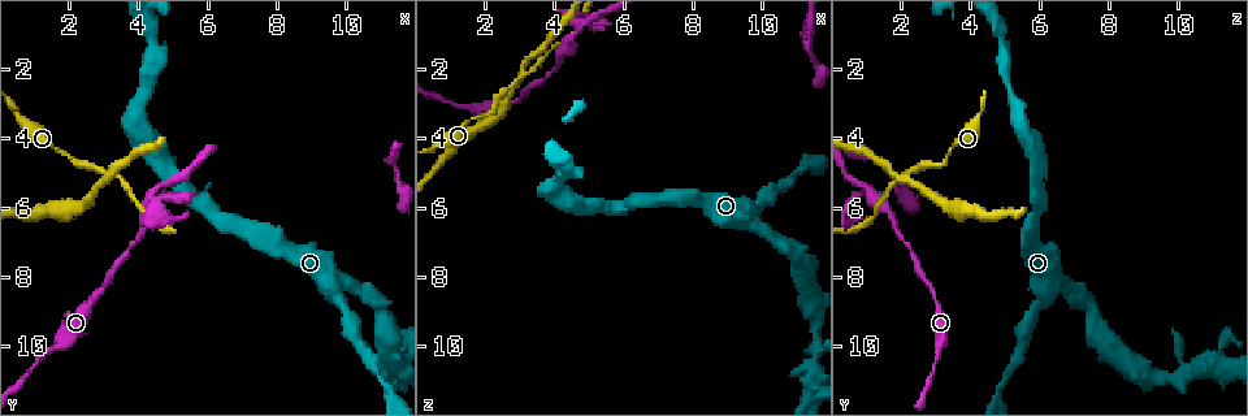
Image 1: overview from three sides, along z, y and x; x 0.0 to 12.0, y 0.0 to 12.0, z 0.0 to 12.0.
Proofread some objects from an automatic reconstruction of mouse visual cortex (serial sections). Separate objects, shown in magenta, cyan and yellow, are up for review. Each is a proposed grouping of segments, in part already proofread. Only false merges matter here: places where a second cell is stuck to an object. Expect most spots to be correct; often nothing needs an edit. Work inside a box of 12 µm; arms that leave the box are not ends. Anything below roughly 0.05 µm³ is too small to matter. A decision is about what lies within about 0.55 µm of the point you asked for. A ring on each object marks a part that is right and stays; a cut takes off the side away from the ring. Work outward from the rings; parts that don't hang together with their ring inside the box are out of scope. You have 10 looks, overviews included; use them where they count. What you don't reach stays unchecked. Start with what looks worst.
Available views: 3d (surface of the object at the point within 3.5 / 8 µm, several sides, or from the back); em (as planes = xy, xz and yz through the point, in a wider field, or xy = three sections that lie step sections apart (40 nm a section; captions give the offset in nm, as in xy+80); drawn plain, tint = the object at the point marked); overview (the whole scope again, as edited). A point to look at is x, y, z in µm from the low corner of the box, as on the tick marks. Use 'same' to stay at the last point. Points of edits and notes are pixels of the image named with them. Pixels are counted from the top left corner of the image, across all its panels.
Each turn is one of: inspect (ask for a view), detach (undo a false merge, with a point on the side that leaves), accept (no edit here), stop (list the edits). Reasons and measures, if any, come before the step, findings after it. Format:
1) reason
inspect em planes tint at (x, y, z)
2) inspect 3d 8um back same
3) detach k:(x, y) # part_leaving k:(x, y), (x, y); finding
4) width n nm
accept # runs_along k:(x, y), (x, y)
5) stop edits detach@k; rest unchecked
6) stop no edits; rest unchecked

looks like a crossing
inspect 3d 3.5um at (3.1, 5.1, 2.2)

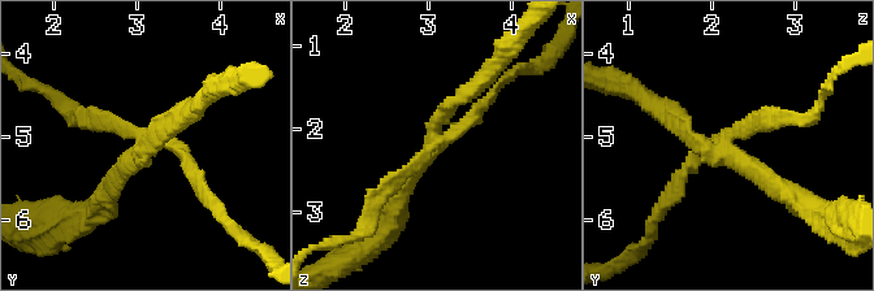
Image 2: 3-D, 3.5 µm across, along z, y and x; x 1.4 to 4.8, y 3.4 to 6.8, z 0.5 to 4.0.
arms 4; arm_widths 150, 200, 200, 200 nm
inspect em planes tint at (3.10, 5.15, 2.20)

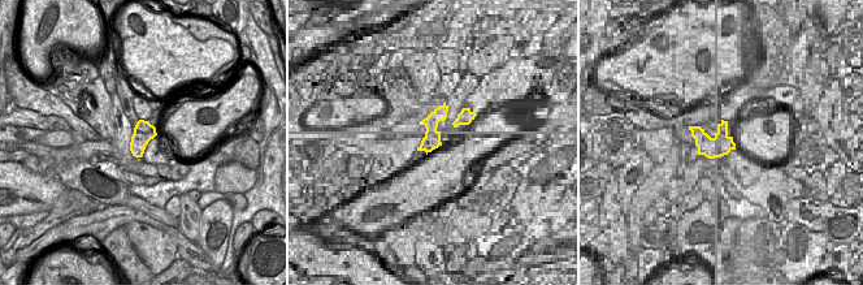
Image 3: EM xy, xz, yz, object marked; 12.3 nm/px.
detach 2:(459, 98) # part_leaving 2:(726, 142), (743, 166), (813, 209); two cells meet here

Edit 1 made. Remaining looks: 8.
redraw
inspect overview

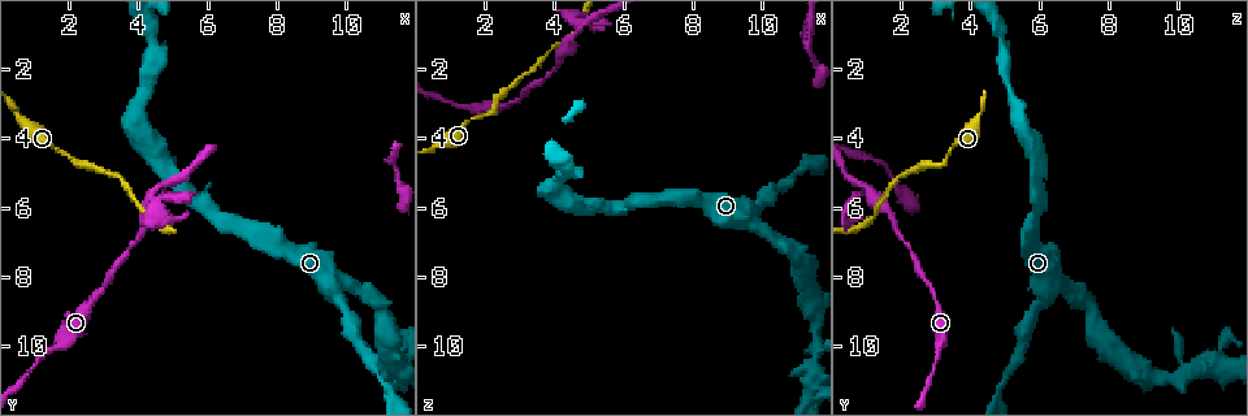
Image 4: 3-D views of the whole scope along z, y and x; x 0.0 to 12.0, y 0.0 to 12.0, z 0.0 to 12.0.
inspect 3d 3.5um back at (4.6, 5.4, 1.0)

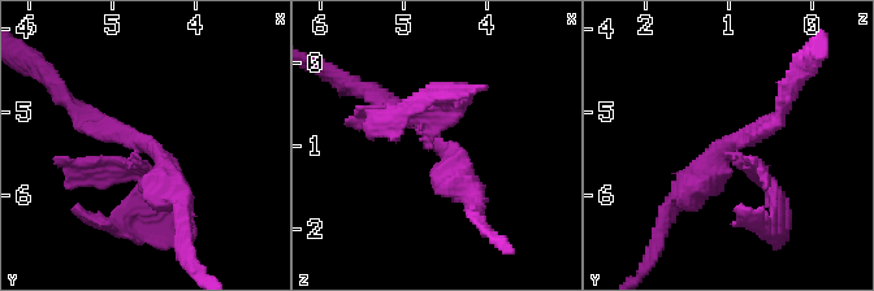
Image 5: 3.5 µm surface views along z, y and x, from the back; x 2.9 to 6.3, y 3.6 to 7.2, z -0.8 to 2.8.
accept # runs_along 5:(474, 203), (458, 160), (373, 94); one cell here

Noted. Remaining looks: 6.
abrupt turn
inspect 3d 3.5um back at (9.7, 8.2, 6.5)

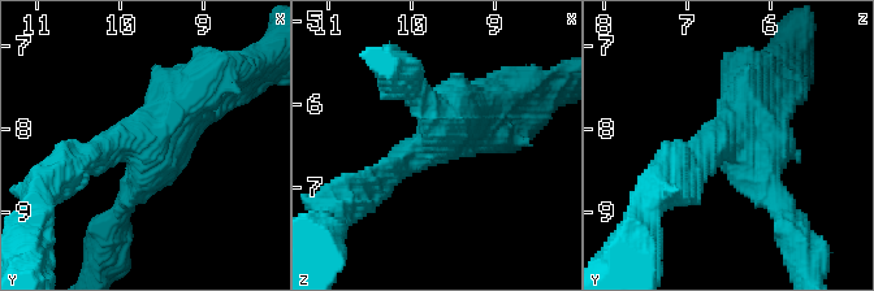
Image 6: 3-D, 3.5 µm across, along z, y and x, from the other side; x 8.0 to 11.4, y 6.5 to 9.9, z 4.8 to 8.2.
inspect em xy step 5 tint at (9.80, 8.10, 6.50)

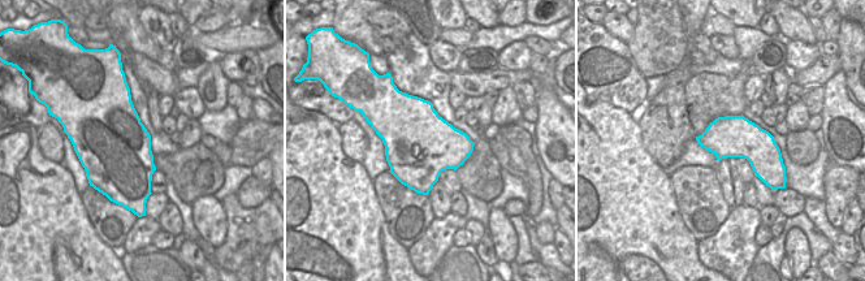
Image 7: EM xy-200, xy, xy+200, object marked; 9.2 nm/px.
cut it another way
inspect em planes tint same

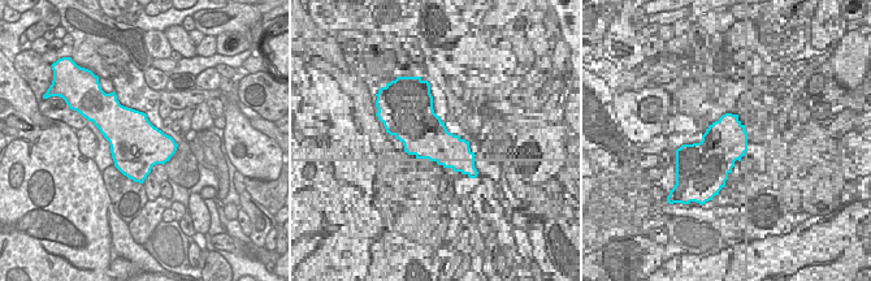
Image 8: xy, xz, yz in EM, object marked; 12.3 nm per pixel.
accept # one cell here

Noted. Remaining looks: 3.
inspect 3d 3.5um at (11.1, 11.0, 4.9)

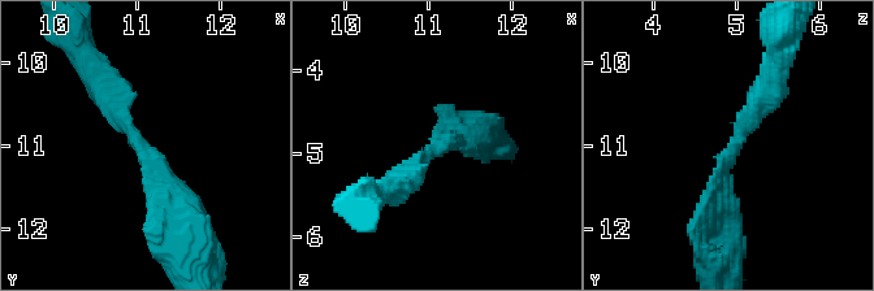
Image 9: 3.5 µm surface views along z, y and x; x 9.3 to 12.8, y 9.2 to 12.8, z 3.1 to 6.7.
arm_widths 300, 300 nm; now the EM
inspect em xy step 2 tint at (11.05, 11.05, 4.95)

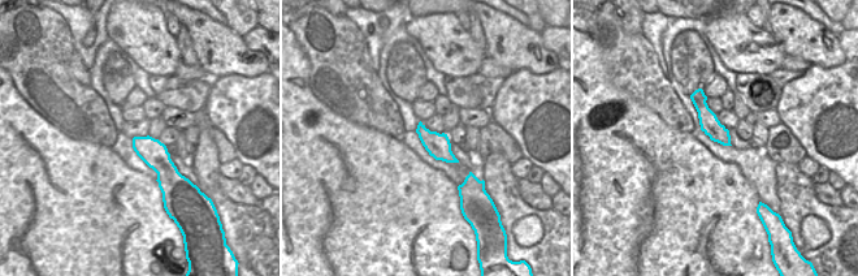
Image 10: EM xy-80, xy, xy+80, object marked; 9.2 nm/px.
accept # runs_along 10:(698, 93), (709, 124), (727, 142); continuous, no second cell

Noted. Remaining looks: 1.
stop edits detach@2; rest unchecked

